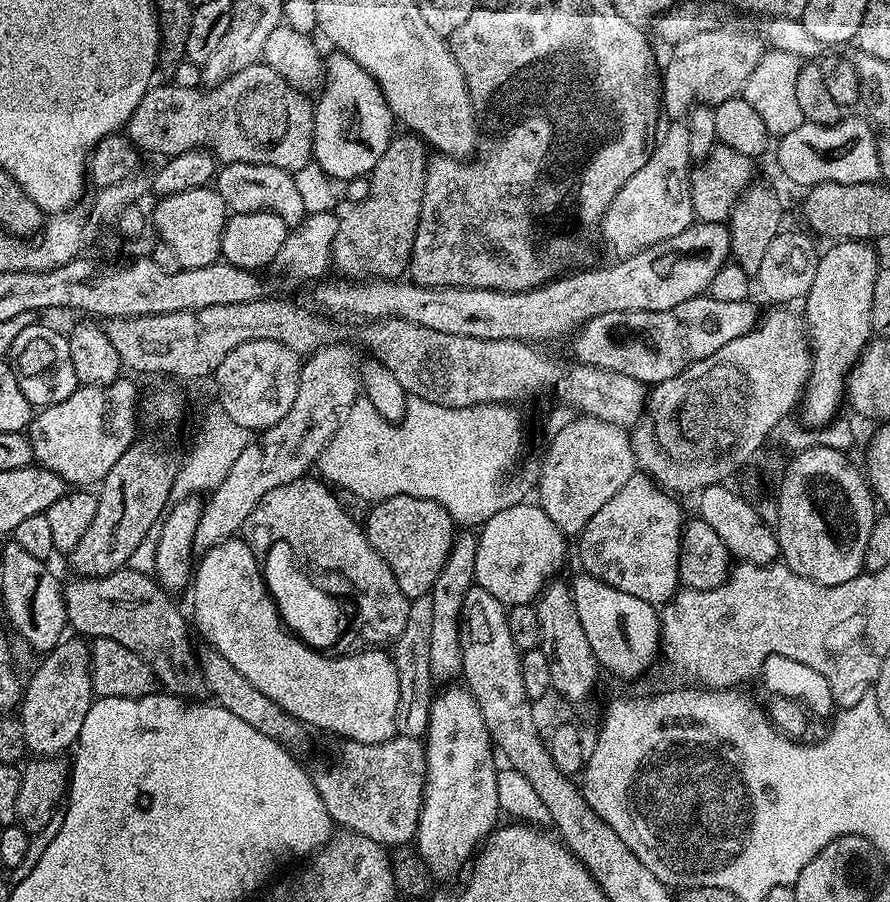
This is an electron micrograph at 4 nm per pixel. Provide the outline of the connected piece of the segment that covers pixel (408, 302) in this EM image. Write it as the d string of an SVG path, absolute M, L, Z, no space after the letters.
M694 222L686 230L682 230L682 234L676 234L674 238L670 238L661 244L650 246L645 252L635 252L632 256L626 256L617 259L617 264L608 264L605 268L592 268L589 272L580 272L577 276L565 278L557 278L550 284L544 284L541 288L534 288L529 292L495 292L492 288L423 288L420 284L413 284L407 279L398 280L349 280L347 278L335 278L336 280L325 279L316 285L316 304L323 315L337 322L353 322L352 320L360 320L359 322L371 322L373 320L382 320L385 318L395 318L397 320L405 320L406 322L414 322L423 328L430 330L438 330L442 334L454 334L462 338L482 338L483 340L522 340L525 342L540 342L536 340L556 340L559 336L575 333L577 329L594 319L598 314L610 314L611 312L657 312L658 310L670 310L674 306L678 306L682 302L686 302L695 296L703 296L708 291L710 282L714 282L714 274L718 274L718 270L722 270L722 266L729 263L731 250L731 234L724 224L702 224Z

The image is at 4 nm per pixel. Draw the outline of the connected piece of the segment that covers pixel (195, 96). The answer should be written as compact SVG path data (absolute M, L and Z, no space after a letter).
M251 64L221 84L213 84L203 90L183 88L175 82L167 83L157 83L149 88L142 102L138 102L138 110L134 110L127 122L126 135L141 153L153 152L159 158L167 158L186 154L186 150L202 148L211 152L221 165L246 162L258 166L278 166L293 174L313 163L313 101L305 93L290 86L290 82L286 82L286 78L282 78L282 74L278 74L269 64Z

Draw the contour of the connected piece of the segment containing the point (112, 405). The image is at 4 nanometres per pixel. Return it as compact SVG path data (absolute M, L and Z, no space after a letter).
M121 378L108 384L105 388L95 388L89 384L77 386L74 394L66 398L66 402L51 404L39 409L33 415L32 423L26 429L26 435L32 447L32 459L39 467L50 470L63 478L68 486L96 486L110 474L110 466L126 454L126 450L137 439L136 412L138 416L138 400L136 404L136 384L127 378Z

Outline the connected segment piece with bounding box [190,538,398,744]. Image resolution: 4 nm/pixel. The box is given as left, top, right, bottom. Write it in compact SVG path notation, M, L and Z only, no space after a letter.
M233 538L224 540L218 546L210 549L209 552L203 553L203 556L195 565L194 583L190 588L190 593L192 592L192 612L196 615L196 624L194 620L195 631L197 628L208 639L205 641L211 647L218 649L222 654L222 658L226 658L226 662L230 662L230 666L234 666L234 670L238 670L238 674L242 674L242 678L246 678L246 682L254 682L254 686L258 686L258 690L262 690L262 694L266 694L266 698L270 698L278 706L282 706L282 710L286 710L295 720L299 720L301 724L305 726L313 724L316 728L325 728L328 732L337 732L337 737L353 740L354 742L362 742L363 744L386 742L392 736L395 736L394 714L398 710L398 670L394 666L391 655L387 651L361 652L361 650L356 650L351 655L336 656L325 654L323 651L314 649L304 643L299 636L293 635L280 618L279 610L277 610L276 604L272 600L272 596L265 584L261 561L258 559L258 556L256 558L252 551L254 551L253 545L246 543L243 538Z

